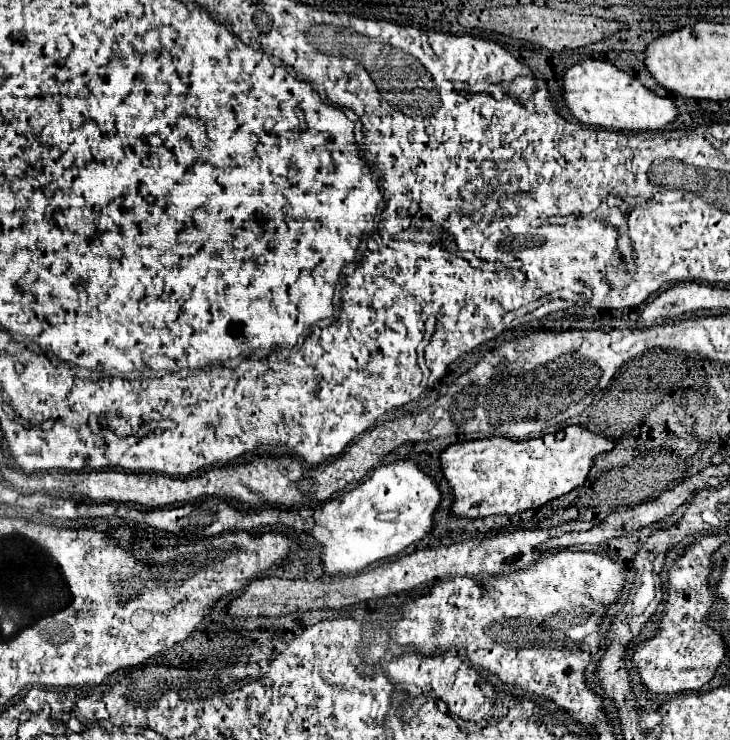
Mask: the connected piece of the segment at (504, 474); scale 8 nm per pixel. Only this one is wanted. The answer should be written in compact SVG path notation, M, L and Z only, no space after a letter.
M580 425L524 441L490 437L450 445L446 451L442 451L440 461L442 473L456 495L452 513L478 519L488 515L514 515L526 509L536 509L580 487L586 481L590 467L594 465L594 457L608 453L610 449L614 449L614 445L614 437L588 431Z

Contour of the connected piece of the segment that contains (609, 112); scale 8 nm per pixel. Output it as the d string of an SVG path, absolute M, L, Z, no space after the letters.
M582 61L570 65L562 75L562 97L572 117L590 127L612 131L658 131L672 123L678 115L668 97L658 97L646 89L638 79L628 77L618 67L606 61Z

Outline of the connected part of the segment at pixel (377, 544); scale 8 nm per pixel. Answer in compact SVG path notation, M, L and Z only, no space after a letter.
M400 459L396 463L376 467L368 481L364 481L362 485L358 485L356 489L348 493L342 493L336 499L330 499L318 511L318 515L312 515L304 531L308 529L316 537L316 541L322 545L322 565L326 573L330 575L356 573L374 561L396 557L406 547L422 541L434 529L434 513L440 507L440 501L442 501L442 493L436 487L436 483L414 461Z

